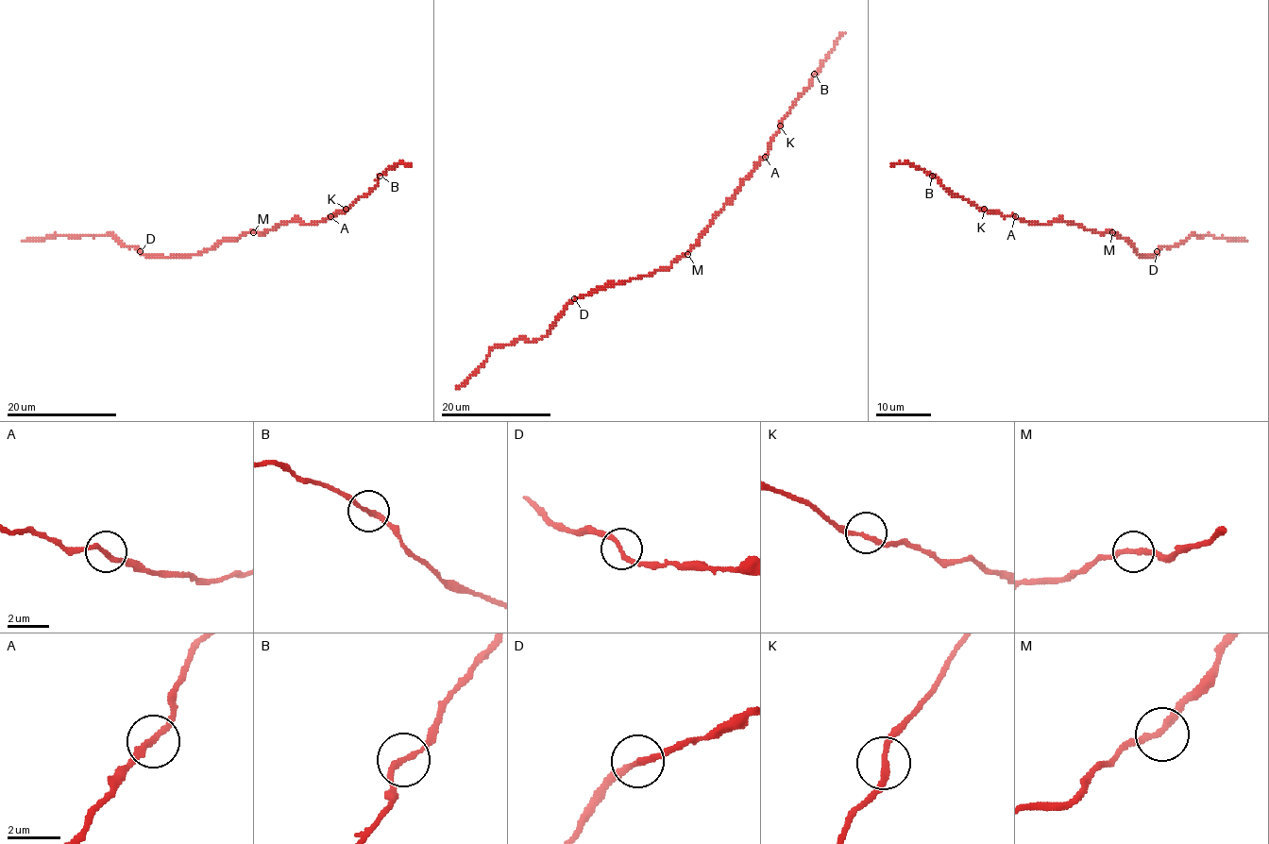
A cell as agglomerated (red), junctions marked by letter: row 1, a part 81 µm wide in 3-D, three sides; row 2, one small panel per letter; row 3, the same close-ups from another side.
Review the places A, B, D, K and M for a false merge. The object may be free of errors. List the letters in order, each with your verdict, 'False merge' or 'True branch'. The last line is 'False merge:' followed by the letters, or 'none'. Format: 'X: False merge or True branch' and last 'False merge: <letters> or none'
A: True branch
B: True branch
D: True branch
K: True branch
M: True branch
False merge: none

